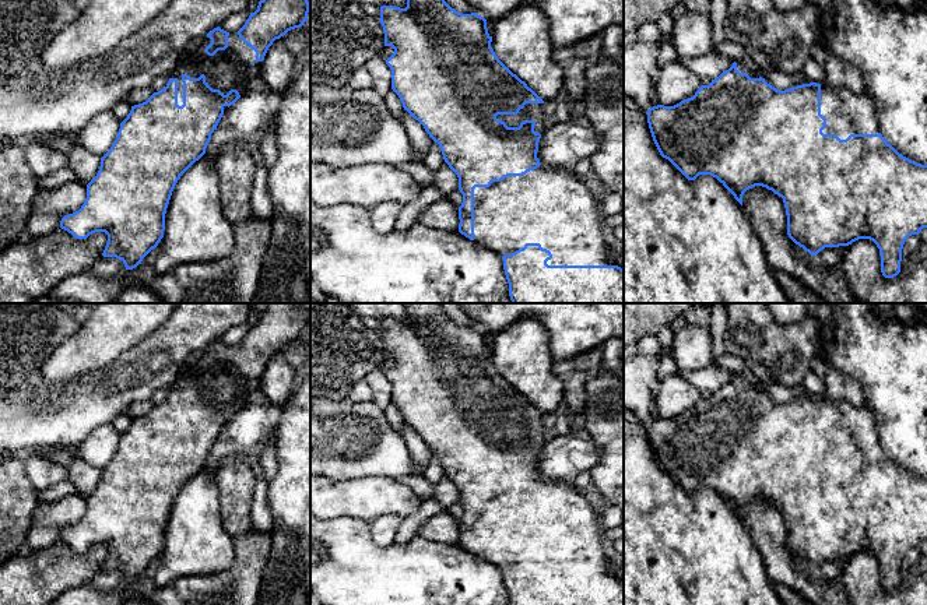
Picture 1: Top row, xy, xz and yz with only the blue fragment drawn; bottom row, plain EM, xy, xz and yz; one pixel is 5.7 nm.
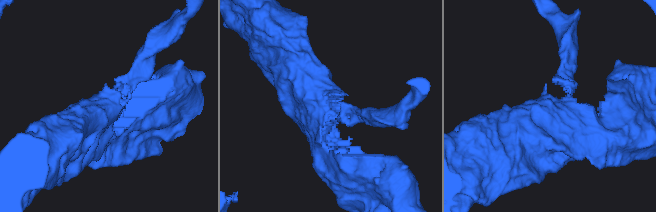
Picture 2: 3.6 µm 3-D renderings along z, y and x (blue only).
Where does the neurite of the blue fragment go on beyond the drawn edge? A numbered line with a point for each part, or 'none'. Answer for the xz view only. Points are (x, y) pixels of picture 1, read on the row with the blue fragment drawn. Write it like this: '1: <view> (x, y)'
1: xz (552, 207)

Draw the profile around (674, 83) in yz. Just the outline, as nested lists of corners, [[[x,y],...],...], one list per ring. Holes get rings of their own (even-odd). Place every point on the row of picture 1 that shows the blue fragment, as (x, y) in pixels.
[[[670,60],[657,71],[654,84],[657,102],[659,105],[674,106],[692,98],[700,85],[700,78],[681,60]]]

